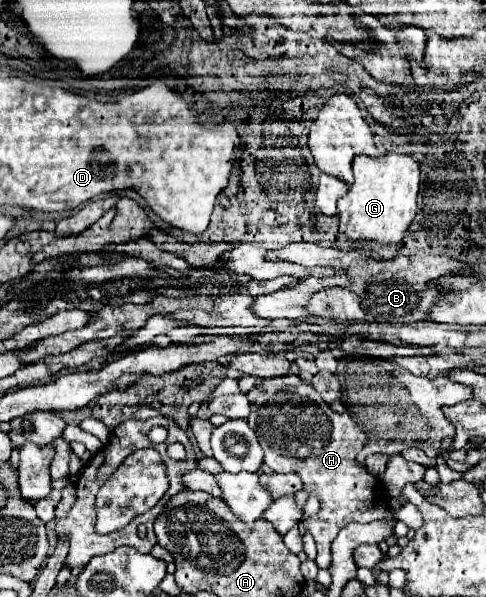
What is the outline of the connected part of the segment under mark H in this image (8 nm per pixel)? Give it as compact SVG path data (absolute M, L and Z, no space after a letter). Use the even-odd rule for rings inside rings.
M298 376L260 378L248 392L250 416L248 424L256 432L264 450L264 464L274 472L294 472L304 482L308 496L318 496L320 512L314 518L304 518L304 528L314 536L318 546L316 564L330 566L330 544L348 522L372 522L386 516L388 494L380 480L372 478L362 464L356 464L356 454L368 442L368 436L350 418L348 412L336 414L322 396Z

